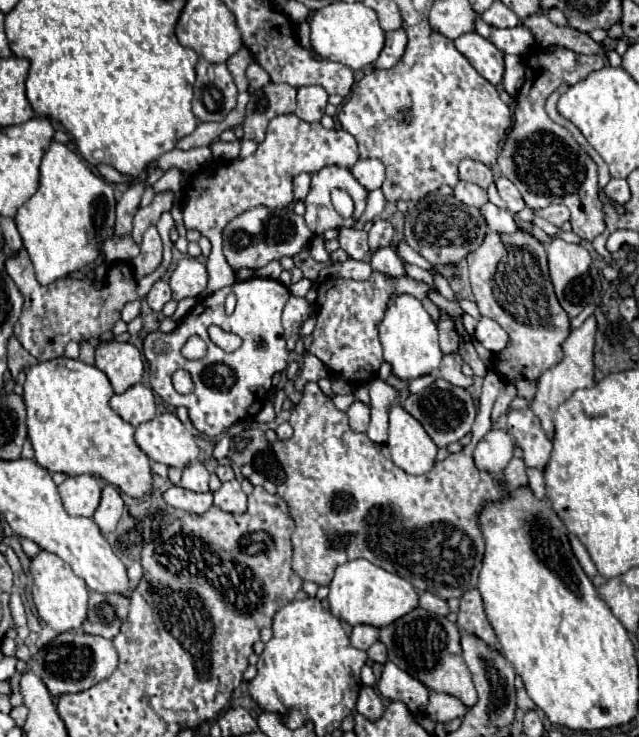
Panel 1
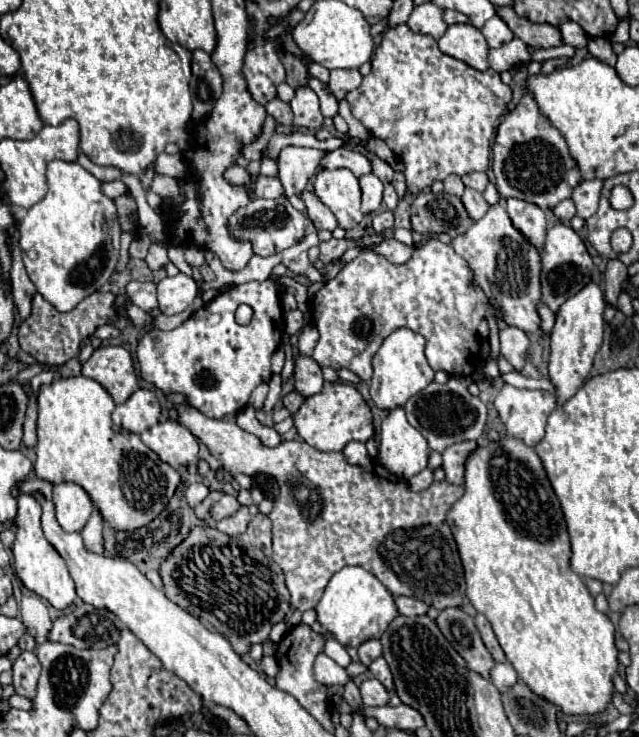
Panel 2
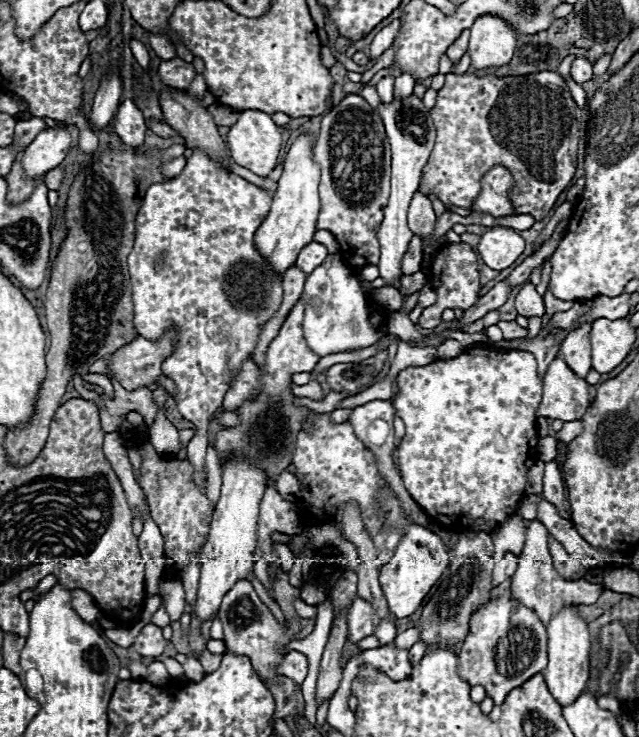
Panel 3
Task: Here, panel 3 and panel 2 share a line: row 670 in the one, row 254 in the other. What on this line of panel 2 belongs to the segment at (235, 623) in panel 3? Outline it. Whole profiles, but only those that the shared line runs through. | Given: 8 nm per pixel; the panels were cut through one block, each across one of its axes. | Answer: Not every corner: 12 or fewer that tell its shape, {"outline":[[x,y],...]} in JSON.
{"outline":[[286,196],[254,198],[230,232],[272,256],[304,238],[308,216]]}

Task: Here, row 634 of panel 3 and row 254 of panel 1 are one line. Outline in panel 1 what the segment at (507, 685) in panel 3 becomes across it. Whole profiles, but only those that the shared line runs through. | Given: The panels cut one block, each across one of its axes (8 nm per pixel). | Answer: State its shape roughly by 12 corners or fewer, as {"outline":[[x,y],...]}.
{"outline":[[530,232],[466,256],[482,316],[510,344],[496,372],[534,398],[562,360],[568,314]]}

